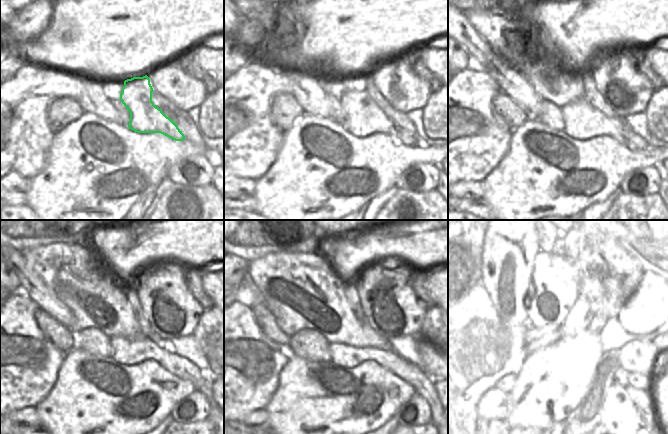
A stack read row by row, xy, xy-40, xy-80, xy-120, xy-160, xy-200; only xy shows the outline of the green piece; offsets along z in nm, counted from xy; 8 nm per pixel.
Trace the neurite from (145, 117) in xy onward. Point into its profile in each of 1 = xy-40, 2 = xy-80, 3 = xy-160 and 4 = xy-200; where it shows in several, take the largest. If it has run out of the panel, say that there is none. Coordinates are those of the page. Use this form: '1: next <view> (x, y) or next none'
1: next xy-40 (361, 117)
2: next xy-80 (582, 121)
3: next xy-160 (343, 355)
4: next xy-200 (561, 356)

